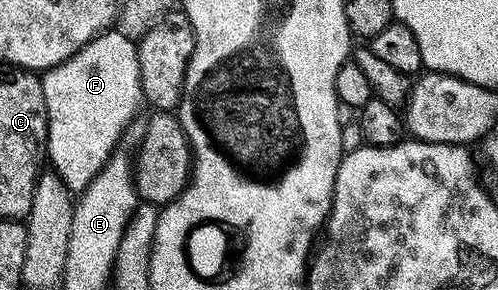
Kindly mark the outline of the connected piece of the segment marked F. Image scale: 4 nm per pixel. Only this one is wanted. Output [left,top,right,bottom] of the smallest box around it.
[43,28,144,192]

